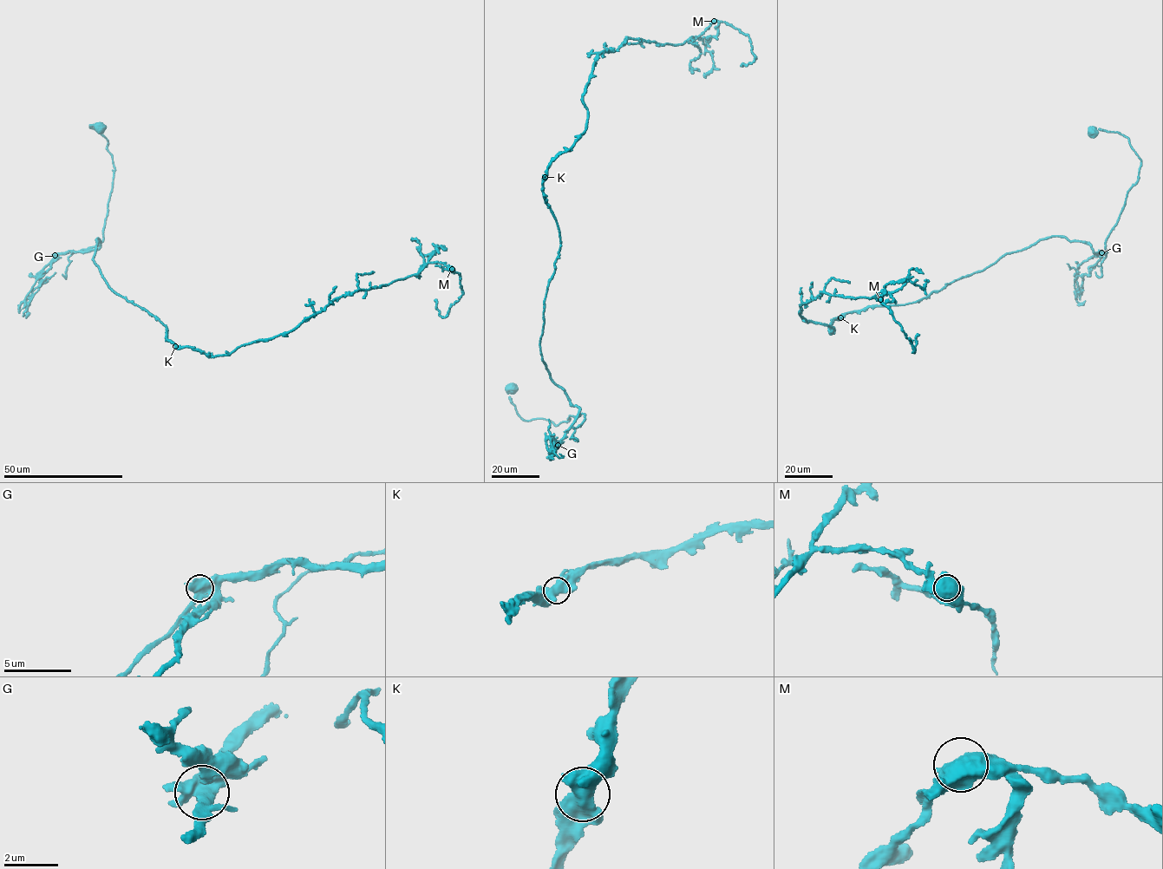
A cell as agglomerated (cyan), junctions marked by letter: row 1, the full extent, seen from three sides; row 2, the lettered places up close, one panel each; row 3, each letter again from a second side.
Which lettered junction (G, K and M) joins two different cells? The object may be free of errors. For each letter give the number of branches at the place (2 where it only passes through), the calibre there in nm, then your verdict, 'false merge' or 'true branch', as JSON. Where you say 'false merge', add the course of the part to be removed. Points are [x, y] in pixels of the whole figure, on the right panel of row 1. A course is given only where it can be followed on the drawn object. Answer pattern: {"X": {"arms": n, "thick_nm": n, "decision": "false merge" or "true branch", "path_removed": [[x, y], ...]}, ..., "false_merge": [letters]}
{"G": {"arms": 4, "thick_nm": 500, "decision": "true branch"}, "K": {"arms": 4, "thick_nm": 480, "decision": "true branch"}, "M": {"arms": 4, "thick_nm": 650, "decision": "false merge", "path_removed": [[880, 299], [891, 310], [893, 319], [910, 340], [912, 352], [916, 337], [919, 334]]}, "false_merge": ["M"]}

